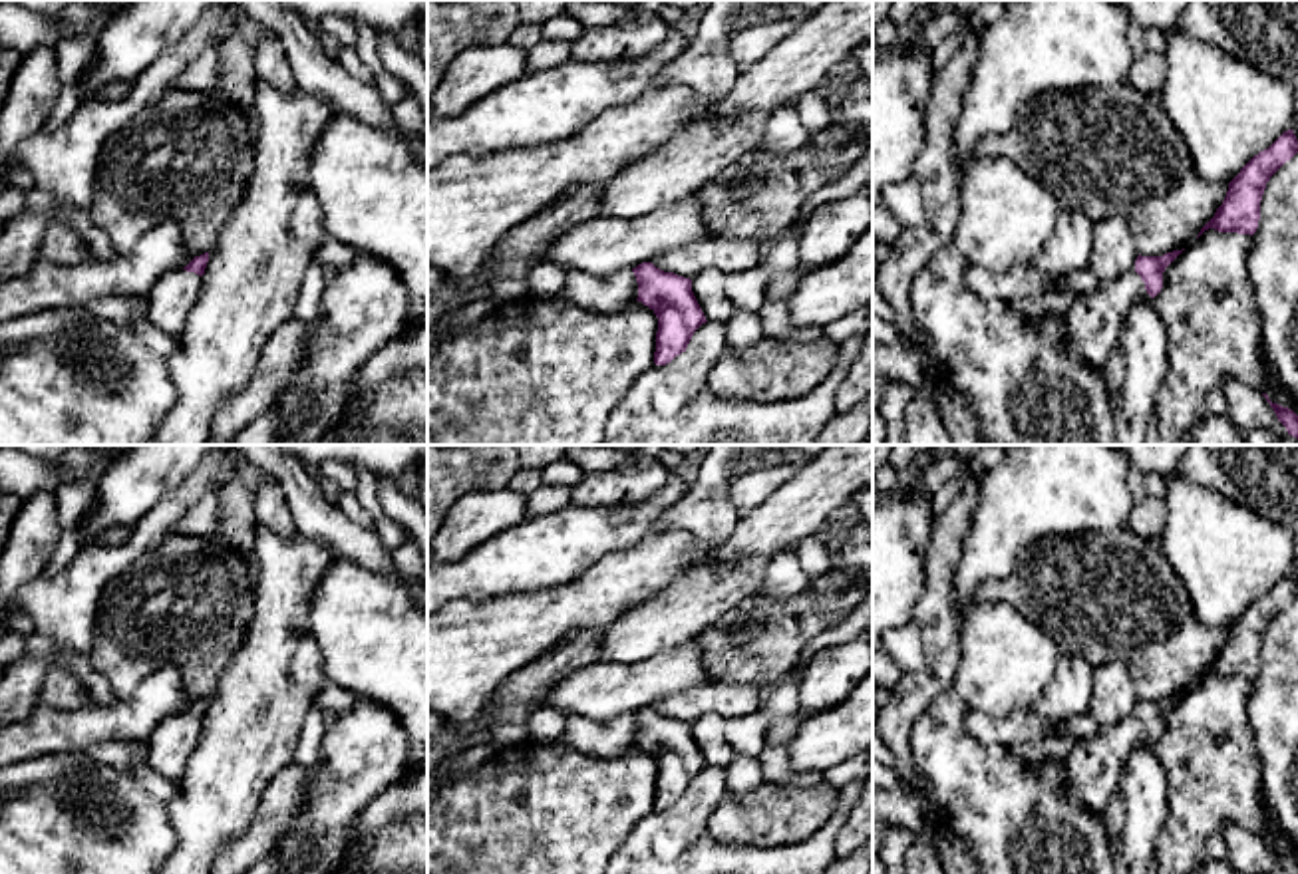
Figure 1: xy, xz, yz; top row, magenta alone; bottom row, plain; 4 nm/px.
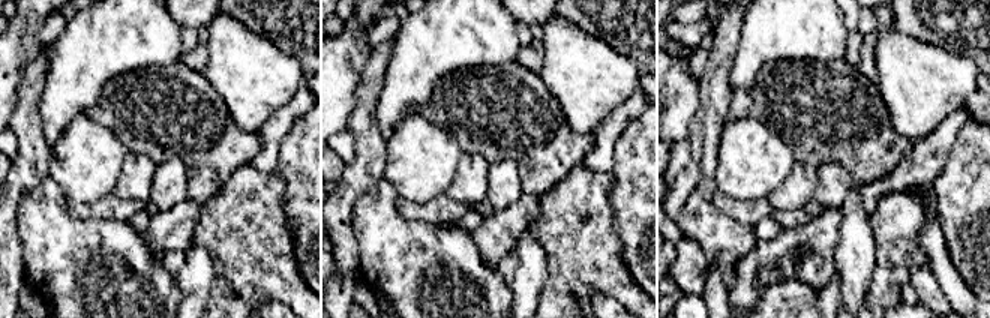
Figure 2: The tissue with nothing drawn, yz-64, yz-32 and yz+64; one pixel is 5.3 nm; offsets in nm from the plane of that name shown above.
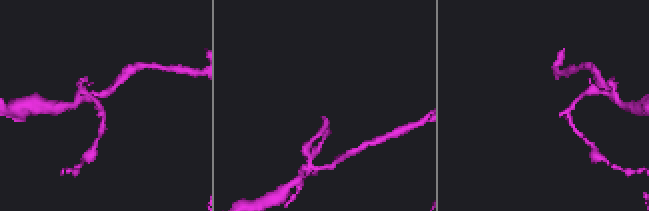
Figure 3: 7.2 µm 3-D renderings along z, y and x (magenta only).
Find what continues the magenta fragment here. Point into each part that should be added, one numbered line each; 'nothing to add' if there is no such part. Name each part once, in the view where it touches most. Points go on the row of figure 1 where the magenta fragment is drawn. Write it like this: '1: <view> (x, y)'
1: yz (1094, 320)

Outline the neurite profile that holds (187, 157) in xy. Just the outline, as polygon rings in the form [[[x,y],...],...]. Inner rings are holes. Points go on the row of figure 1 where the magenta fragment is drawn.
[[[167,87],[105,141],[87,211],[121,256],[165,220],[181,226],[191,252],[211,252],[254,173],[256,135],[258,125],[235,103],[209,91]]]

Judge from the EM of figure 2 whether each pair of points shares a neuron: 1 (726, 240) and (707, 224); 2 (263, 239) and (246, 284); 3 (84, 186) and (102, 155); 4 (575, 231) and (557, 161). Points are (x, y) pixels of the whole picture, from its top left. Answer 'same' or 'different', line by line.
1: same
2: same
3: same
4: different

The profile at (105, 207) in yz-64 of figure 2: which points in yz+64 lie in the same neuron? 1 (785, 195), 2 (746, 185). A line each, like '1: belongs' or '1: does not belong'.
1: does not belong
2: does not belong

